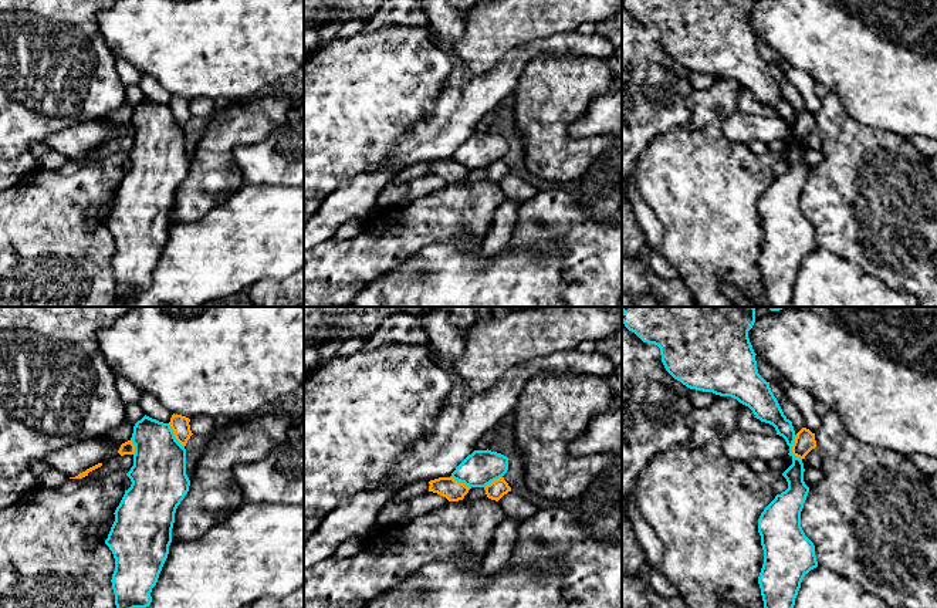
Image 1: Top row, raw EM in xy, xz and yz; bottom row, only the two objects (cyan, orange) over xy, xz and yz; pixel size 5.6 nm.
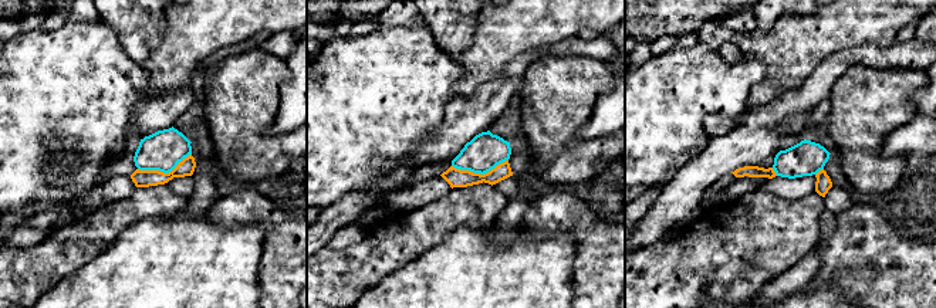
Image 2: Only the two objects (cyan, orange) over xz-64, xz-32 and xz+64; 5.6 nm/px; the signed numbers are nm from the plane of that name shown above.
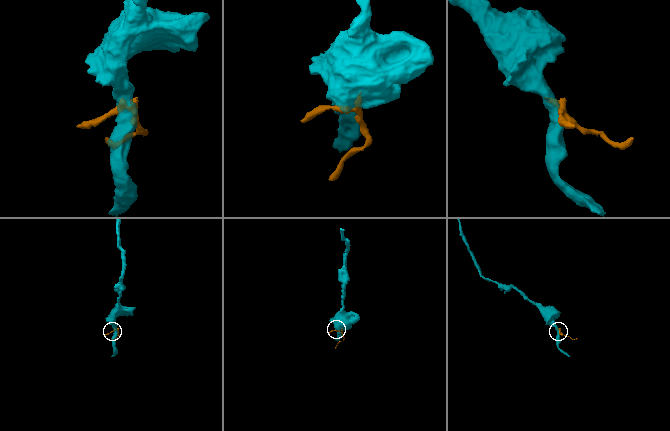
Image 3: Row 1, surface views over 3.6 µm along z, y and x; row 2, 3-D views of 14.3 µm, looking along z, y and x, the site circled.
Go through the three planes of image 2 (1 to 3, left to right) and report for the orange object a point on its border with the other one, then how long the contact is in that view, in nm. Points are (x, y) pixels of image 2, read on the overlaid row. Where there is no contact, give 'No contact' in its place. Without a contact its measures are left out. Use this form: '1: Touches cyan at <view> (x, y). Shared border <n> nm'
1: Touches cyan at xz-64 (164, 172). Shared border 320 nm
2: Touches cyan at xz-32 (479, 172). Shared border 320 nm
3: Touches cyan at xz+64 (774, 171). Shared border 60 nm

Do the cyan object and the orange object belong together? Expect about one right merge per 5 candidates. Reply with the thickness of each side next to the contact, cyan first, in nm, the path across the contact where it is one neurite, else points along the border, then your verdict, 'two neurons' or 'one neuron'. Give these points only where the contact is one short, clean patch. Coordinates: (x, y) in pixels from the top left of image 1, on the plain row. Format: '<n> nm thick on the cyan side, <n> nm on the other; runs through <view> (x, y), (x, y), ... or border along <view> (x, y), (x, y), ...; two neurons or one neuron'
130 nm thick on the cyan side, 110 nm on the other; border along yz (797, 117), (792, 125), (792, 135), (801, 141); two neurons

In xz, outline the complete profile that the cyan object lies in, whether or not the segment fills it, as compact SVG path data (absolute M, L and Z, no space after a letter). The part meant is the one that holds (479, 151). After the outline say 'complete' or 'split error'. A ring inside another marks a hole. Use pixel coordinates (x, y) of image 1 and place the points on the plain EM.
M474 132L450 159L468 169L486 169L508 152L508 139L491 132Z; complete

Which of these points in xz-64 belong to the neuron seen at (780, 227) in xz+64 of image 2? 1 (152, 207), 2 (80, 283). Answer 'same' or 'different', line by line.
1: same
2: different

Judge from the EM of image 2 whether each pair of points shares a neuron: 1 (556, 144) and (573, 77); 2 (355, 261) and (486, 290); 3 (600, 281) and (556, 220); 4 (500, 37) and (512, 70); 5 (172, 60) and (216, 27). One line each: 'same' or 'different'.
1: same
2: different
3: same
4: different
5: same

